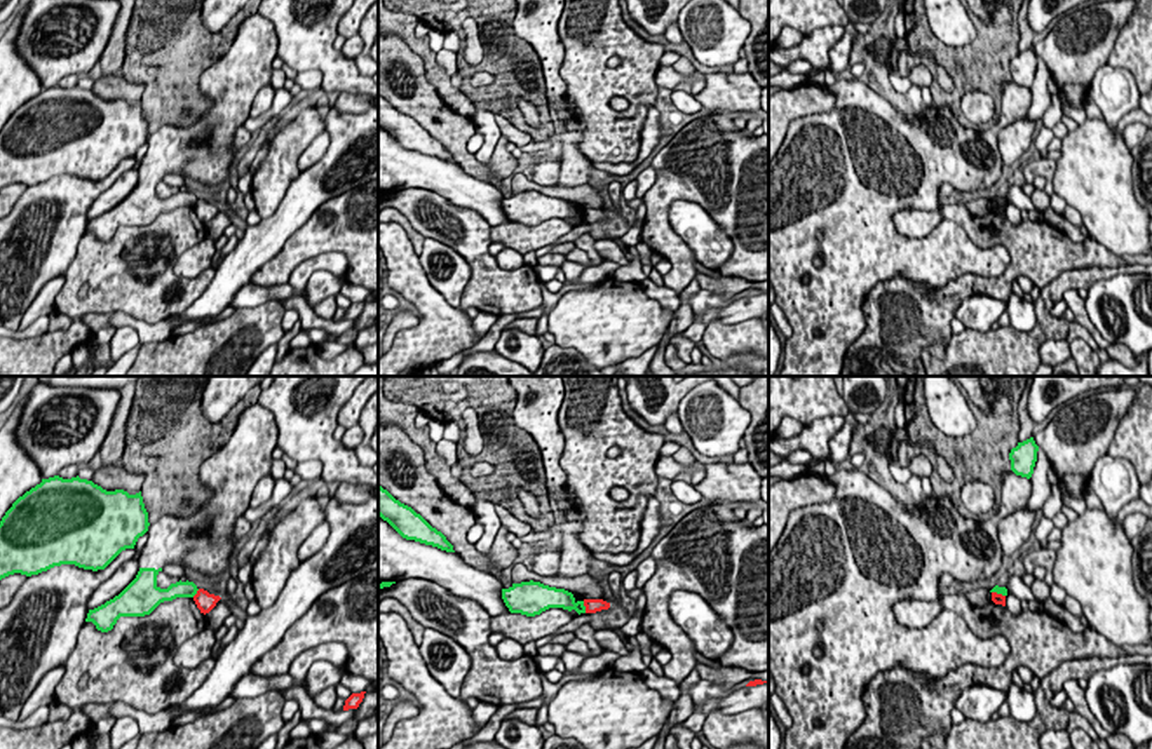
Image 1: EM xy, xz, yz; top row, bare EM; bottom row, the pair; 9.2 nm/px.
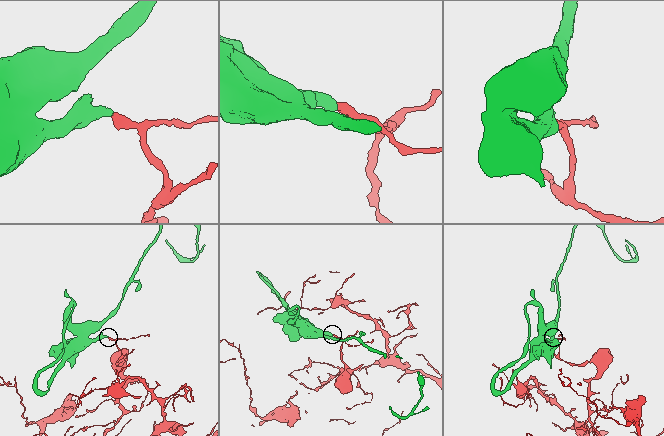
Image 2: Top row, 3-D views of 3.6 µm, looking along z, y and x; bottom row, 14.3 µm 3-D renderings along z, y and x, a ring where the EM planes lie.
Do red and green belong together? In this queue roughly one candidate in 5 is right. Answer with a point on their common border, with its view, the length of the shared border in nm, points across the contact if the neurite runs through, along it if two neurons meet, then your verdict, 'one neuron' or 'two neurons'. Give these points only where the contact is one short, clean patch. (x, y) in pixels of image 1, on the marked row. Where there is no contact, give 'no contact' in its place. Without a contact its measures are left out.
meets red in xz at (584, 605); contact 120 nm long; border along xz (582, 601), (586, 612); two neurons

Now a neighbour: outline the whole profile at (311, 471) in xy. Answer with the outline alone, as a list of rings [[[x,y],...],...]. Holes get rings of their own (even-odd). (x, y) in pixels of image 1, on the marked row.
[[[319,460],[300,462],[295,474],[302,477],[303,484],[321,482],[322,463]]]

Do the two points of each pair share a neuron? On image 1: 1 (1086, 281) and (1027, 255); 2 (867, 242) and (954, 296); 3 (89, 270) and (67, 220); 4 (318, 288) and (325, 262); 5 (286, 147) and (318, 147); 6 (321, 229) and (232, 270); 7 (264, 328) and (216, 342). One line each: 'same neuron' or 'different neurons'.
1: different neurons
2: different neurons
3: different neurons
4: different neurons
5: different neurons
6: different neurons
7: same neuron

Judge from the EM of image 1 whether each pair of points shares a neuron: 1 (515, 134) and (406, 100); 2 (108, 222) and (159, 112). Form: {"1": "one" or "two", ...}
{"1": "one", "2": "two"}

